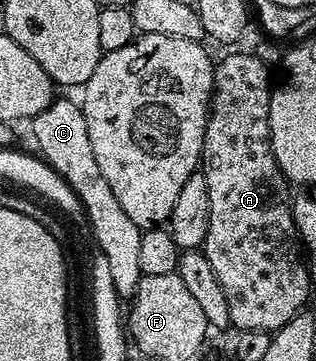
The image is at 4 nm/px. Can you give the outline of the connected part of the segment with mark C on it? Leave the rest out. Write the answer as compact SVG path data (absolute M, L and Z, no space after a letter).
M57 97L42 112L38 112L36 118L31 119L30 126L32 126L32 138L36 141L37 148L40 149L36 149L39 157L51 165L58 176L68 182L84 206L87 225L92 225L92 234L96 237L97 244L100 245L97 246L99 253L104 254L110 263L110 276L114 279L114 288L120 294L121 299L131 299L141 275L138 268L138 255L142 230L134 224L134 220L130 220L130 216L126 216L126 212L122 212L122 204L118 204L114 192L110 192L110 184L106 184L106 176L102 176L102 168L98 168L98 160L94 160L94 148L90 145L90 136L86 132L86 116L83 109L77 103L75 106L68 98Z

